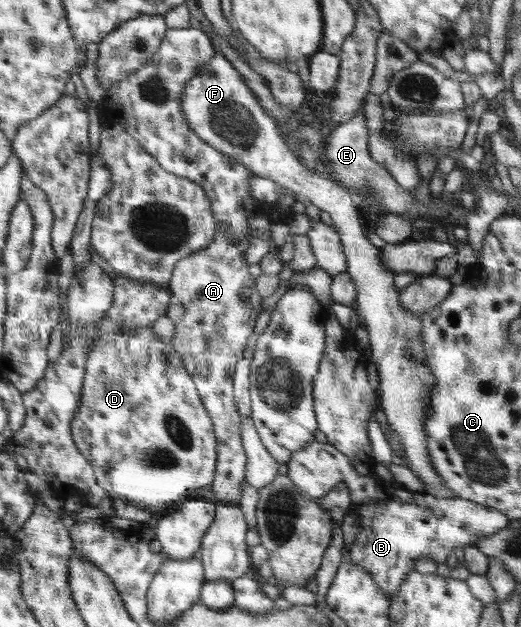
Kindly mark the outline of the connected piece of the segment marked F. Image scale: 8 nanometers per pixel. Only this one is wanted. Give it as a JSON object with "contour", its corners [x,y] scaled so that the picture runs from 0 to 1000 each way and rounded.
{"contour":[[[411,88],[380,120],[361,129],[349,152],[349,175],[363,203],[388,226],[445,250],[480,274],[520,285],[530,293],[591,317],[612,333],[628,337],[658,391],[666,426],[660,434],[683,455],[683,496],[695,512],[726,595],[727,644],[743,671],[768,697],[768,713],[779,726],[779,742],[837,796],[868,796],[871,788],[852,775],[852,766],[829,746],[814,671],[821,668],[821,633],[837,614],[837,601],[818,585],[818,565],[810,552],[810,507],[772,491],[770,464],[756,456],[756,440],[735,416],[729,396],[702,378],[687,348],[685,313],[653,297],[626,274],[593,273],[555,239],[536,203],[499,169],[491,150],[472,137],[466,121],[430,88]]]}

